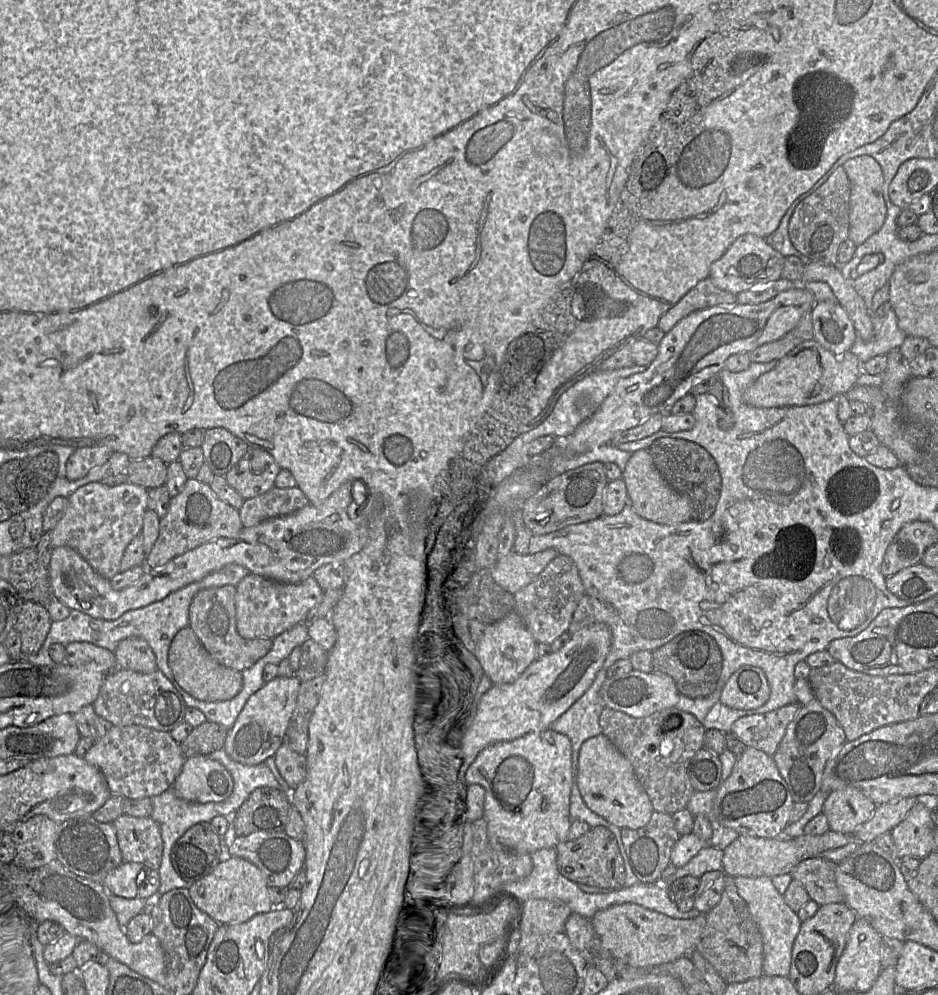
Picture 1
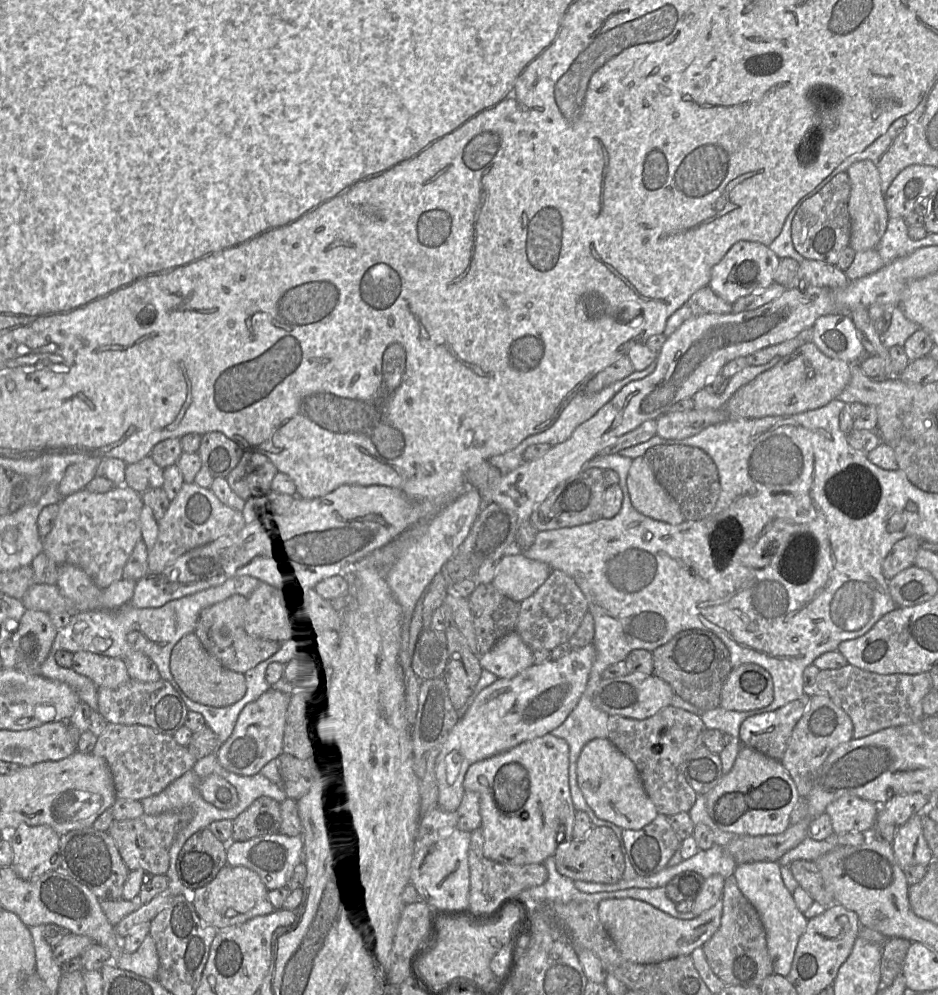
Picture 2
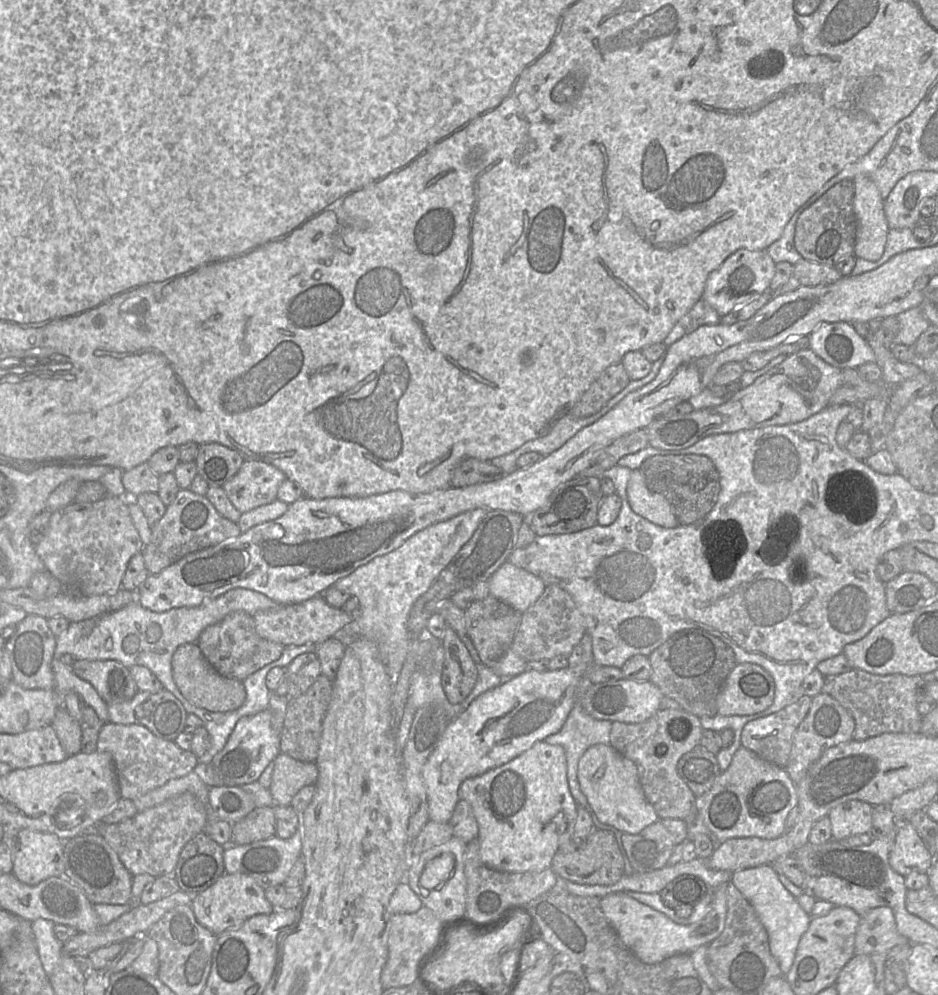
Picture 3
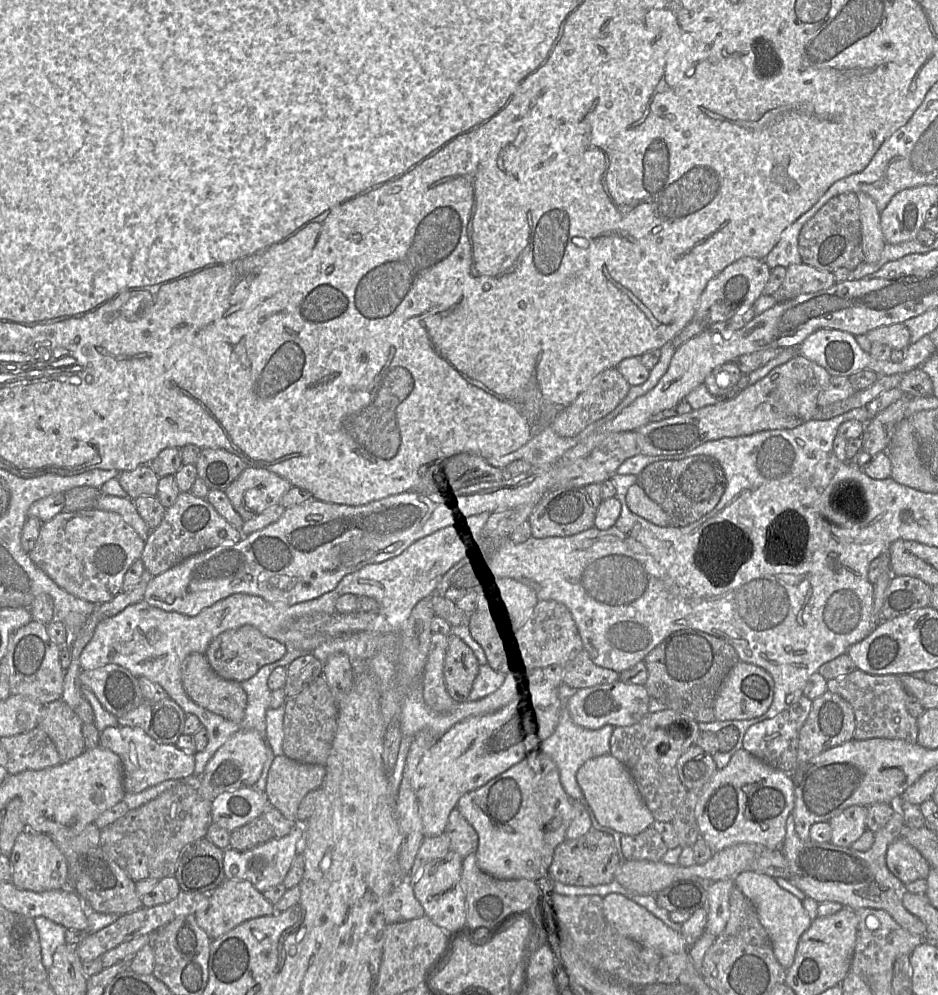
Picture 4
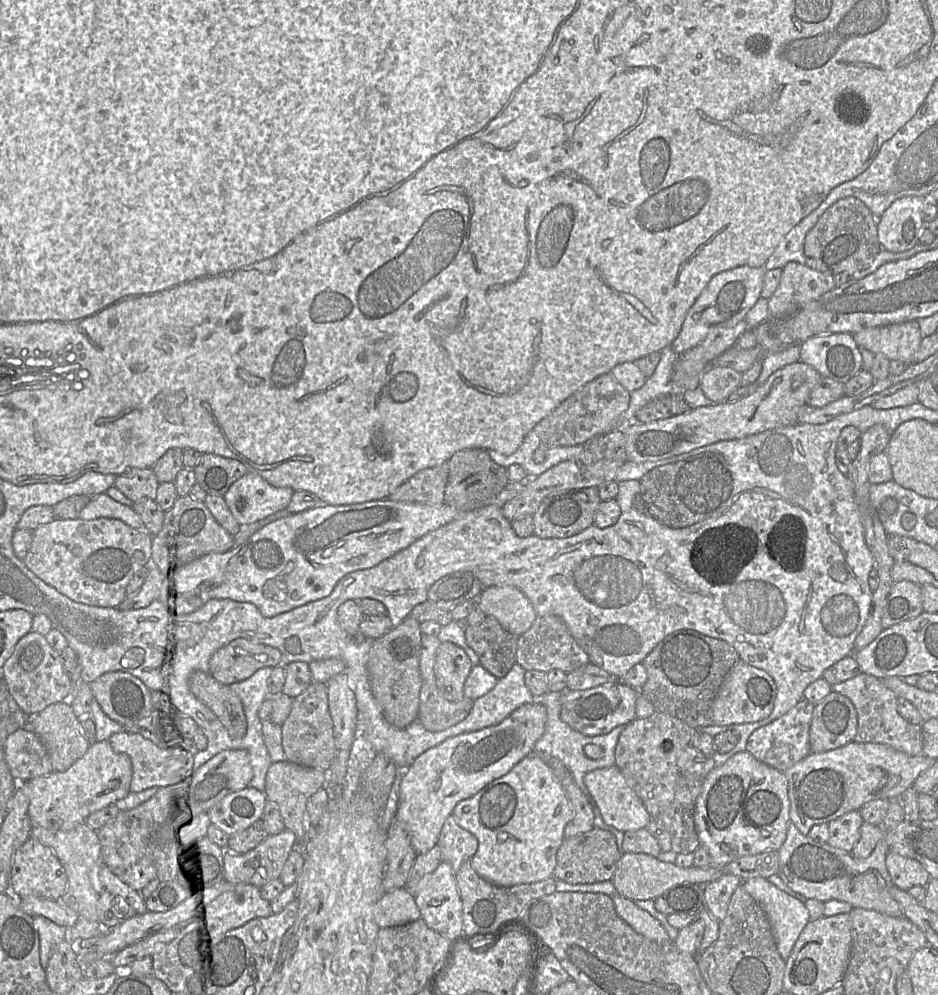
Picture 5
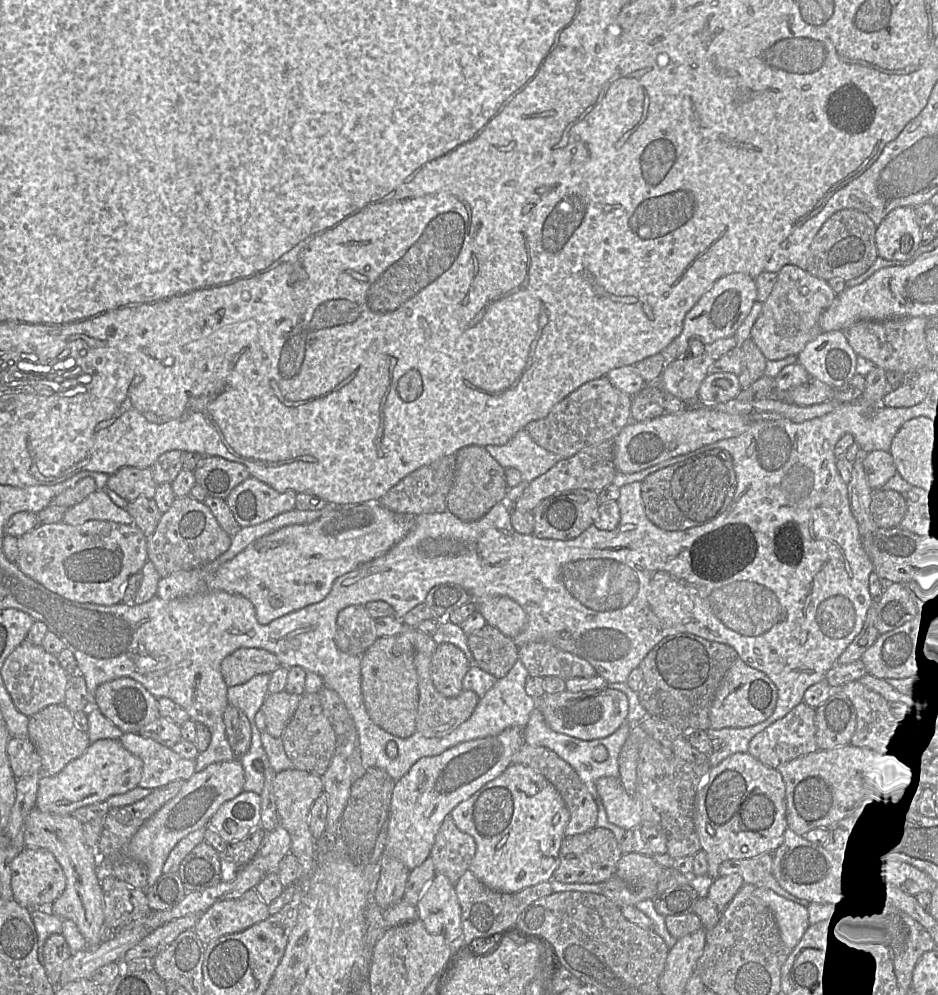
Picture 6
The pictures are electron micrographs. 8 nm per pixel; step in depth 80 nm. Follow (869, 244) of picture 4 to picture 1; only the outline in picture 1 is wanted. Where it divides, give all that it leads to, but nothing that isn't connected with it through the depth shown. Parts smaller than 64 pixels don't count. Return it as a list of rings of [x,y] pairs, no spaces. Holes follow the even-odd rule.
[[[870,155],[851,158],[844,163],[843,167],[851,187],[849,238],[858,246],[878,232],[885,222],[887,207],[882,192],[884,176],[880,164]]]

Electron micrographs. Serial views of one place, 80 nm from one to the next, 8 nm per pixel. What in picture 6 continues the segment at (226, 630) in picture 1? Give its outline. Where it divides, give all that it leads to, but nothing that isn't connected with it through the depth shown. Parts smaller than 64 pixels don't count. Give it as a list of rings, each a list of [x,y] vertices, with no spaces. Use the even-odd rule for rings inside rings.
[[[239,648],[226,656],[220,665],[228,687],[244,684],[256,675],[270,675],[279,667],[281,663],[273,653],[259,648]]]

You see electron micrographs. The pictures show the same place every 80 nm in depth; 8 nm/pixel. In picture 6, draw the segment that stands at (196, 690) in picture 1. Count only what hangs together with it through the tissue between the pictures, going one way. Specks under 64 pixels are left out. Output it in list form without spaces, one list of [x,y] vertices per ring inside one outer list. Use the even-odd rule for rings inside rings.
[[[228,705],[223,714],[226,738],[234,755],[239,758],[250,748],[251,727],[245,714],[234,706]]]

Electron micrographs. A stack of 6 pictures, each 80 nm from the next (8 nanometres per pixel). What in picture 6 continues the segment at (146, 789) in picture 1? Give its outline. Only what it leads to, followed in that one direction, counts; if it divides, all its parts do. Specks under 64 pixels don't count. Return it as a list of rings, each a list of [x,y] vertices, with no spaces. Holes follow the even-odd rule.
[[[124,733],[119,741],[143,762],[140,788],[154,790],[175,780],[185,782],[195,773],[195,760],[185,759],[150,738],[138,733]]]

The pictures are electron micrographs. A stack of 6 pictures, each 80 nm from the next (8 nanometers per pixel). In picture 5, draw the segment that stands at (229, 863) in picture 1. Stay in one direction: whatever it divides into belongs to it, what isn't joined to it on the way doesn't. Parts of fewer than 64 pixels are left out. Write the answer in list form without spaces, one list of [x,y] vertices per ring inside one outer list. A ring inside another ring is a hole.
[[[236,884],[225,890],[208,909],[198,914],[193,923],[202,939],[212,943],[231,930],[253,919],[268,917],[272,913],[271,903],[262,898],[260,888],[252,884]]]

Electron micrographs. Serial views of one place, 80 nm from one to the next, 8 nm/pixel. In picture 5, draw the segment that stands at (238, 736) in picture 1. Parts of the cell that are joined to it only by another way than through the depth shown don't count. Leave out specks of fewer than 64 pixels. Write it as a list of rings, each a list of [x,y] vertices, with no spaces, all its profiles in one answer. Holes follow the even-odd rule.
[[[241,749],[224,750],[210,759],[192,777],[192,783],[173,811],[172,824],[185,825],[208,815],[209,810],[225,796],[248,787],[253,778],[249,753]]]

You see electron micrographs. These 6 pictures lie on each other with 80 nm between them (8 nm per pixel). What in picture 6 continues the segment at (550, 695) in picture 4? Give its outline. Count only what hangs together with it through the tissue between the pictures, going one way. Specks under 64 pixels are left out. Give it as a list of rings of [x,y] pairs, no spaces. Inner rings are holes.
[[[512,727],[495,736],[460,743],[440,755],[419,759],[395,784],[385,846],[388,854],[400,860],[410,871],[420,866],[430,856],[436,835],[454,808],[499,777],[512,764],[514,754],[524,743],[524,728]]]

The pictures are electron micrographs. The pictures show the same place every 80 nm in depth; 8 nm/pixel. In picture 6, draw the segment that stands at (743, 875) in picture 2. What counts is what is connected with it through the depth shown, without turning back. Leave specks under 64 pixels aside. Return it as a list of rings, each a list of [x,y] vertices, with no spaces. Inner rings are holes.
[[[762,884],[757,885],[756,895],[772,909],[783,942],[789,949],[793,949],[810,925],[808,909]]]

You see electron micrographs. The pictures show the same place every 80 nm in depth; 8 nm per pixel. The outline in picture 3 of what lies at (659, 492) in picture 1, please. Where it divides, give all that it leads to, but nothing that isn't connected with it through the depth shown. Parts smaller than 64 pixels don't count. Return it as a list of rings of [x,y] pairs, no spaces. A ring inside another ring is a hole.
[[[640,469],[631,471],[627,484],[627,498],[631,509],[650,522],[665,528],[679,525],[668,500],[648,489]]]

